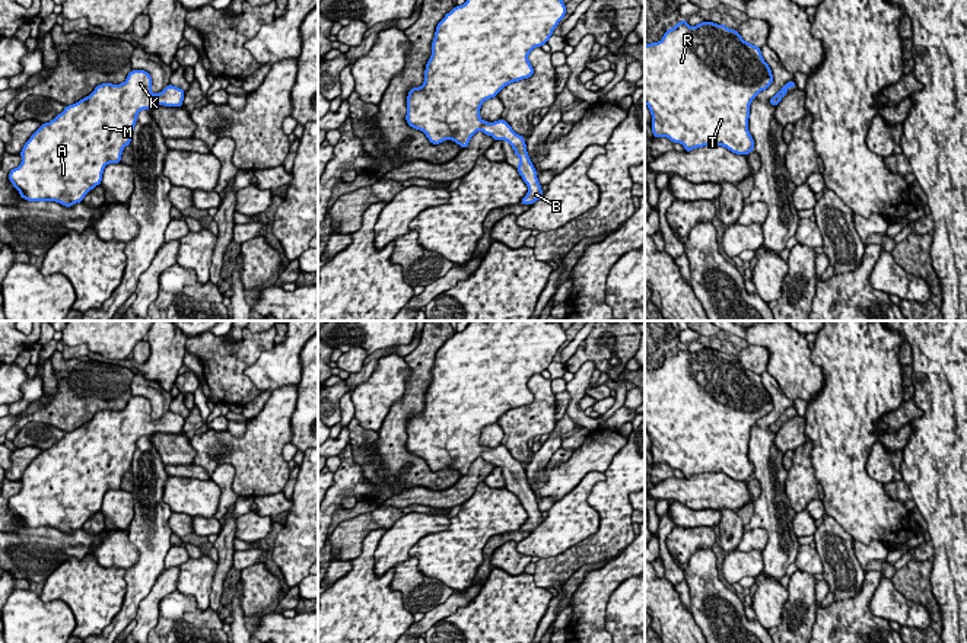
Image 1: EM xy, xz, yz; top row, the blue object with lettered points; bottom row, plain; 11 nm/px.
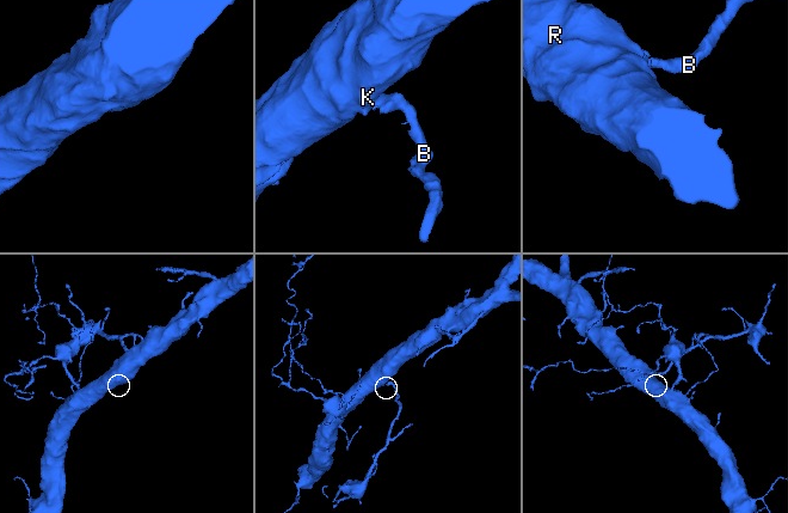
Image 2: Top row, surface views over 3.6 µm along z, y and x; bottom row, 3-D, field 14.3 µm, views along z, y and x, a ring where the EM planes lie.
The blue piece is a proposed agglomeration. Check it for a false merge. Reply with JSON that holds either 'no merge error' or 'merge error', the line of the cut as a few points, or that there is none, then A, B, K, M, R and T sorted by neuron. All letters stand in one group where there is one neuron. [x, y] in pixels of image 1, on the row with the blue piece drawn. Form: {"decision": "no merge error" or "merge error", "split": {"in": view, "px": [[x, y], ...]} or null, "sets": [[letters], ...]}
{"decision": "no merge error", "split": null, "sets": [["A", "B", "K", "M", "R", "T"]]}

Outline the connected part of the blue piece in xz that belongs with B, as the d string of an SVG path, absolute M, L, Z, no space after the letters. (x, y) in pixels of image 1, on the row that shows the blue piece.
M467 0L455 6L436 26L424 83L410 89L407 96L407 124L423 131L432 144L452 140L464 149L478 130L496 141L506 140L521 159L516 169L528 187L521 204L534 204L544 194L525 139L503 120L483 121L480 108L505 86L534 74L528 54L547 44L564 15L563 0Z

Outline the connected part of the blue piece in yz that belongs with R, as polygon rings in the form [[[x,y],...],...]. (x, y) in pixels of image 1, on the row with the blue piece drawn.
[[[683,19],[661,41],[645,45],[645,104],[652,115],[653,137],[681,143],[686,152],[703,146],[722,146],[745,156],[753,152],[750,105],[772,83],[761,50],[723,23],[688,26]]]

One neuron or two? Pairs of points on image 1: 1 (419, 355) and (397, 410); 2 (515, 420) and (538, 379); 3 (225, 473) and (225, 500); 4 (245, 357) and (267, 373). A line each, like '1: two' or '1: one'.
1: one
2: one
3: one
4: two

